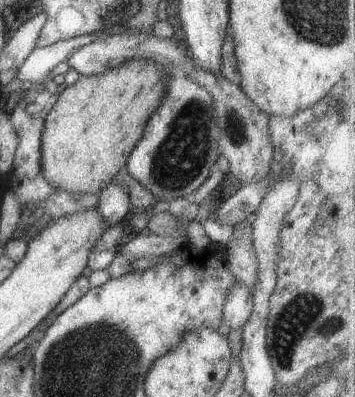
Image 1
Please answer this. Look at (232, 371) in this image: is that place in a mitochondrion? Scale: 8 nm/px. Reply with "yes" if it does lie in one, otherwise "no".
no

